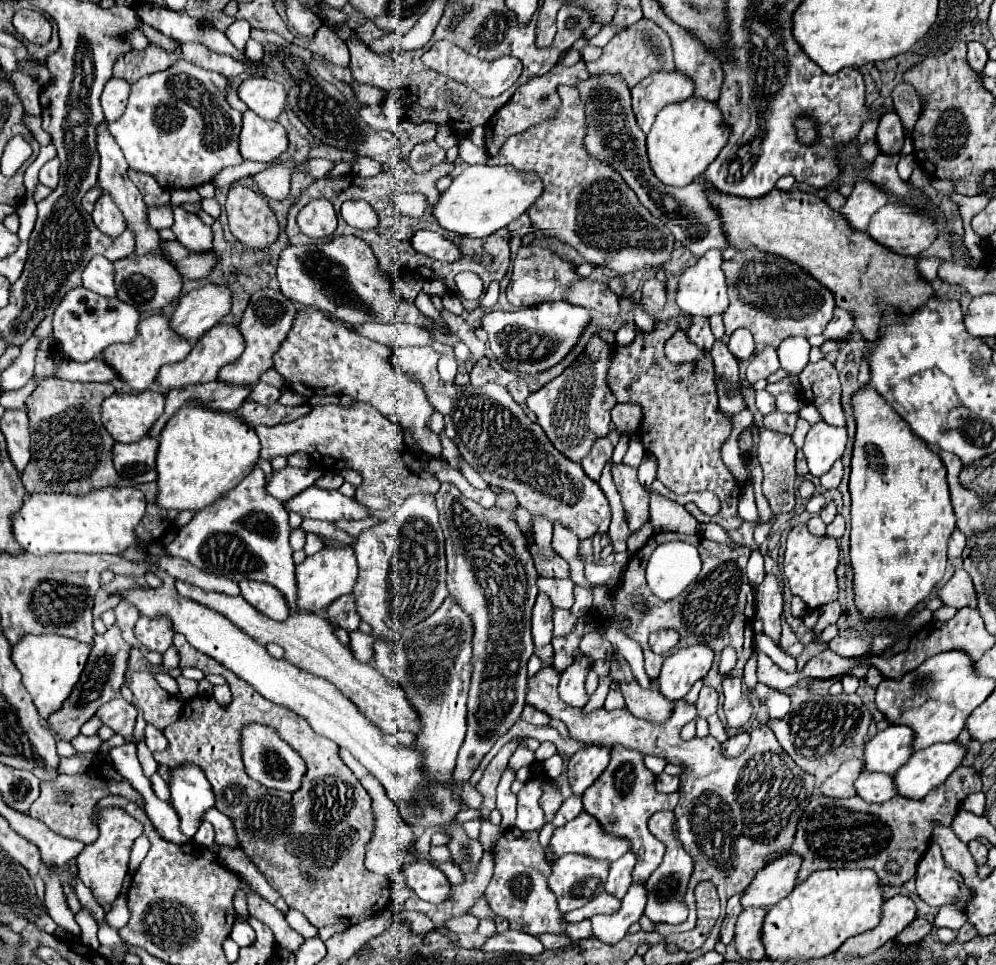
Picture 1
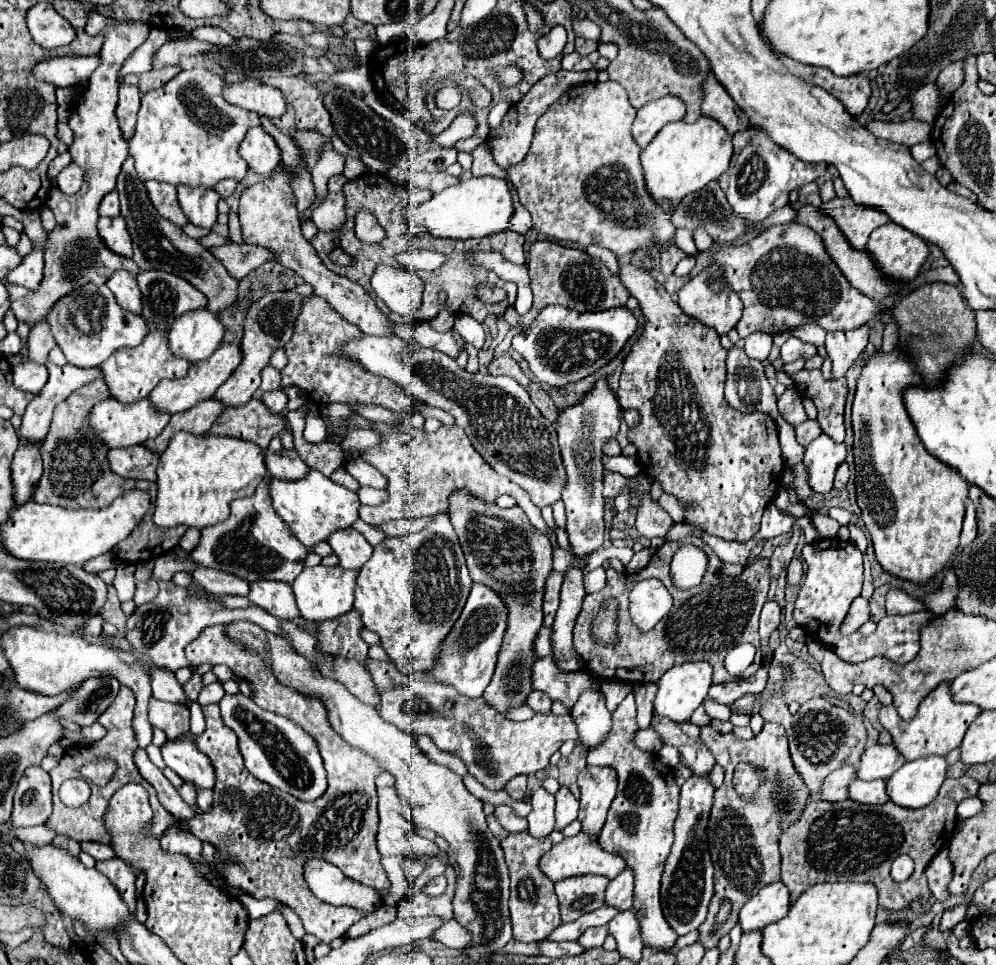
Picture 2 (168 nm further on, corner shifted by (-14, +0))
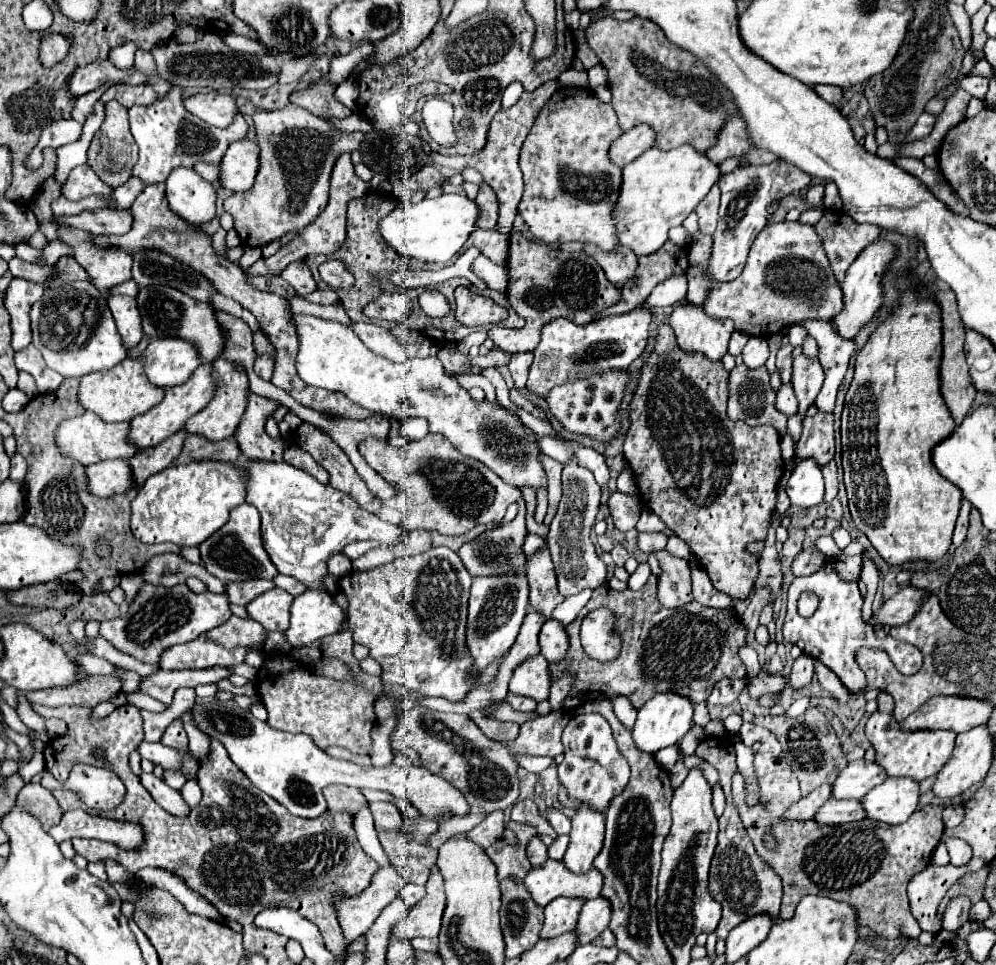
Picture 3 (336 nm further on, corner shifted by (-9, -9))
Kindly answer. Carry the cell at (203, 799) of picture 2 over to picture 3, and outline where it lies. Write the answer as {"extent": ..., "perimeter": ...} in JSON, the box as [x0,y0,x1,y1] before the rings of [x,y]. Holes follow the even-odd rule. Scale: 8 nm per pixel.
{"extent":[181,778,202,809],"perimeter":[[[194,778],[188,780],[182,787],[181,794],[190,809],[196,807],[202,798],[202,792],[198,785],[197,779]]]}

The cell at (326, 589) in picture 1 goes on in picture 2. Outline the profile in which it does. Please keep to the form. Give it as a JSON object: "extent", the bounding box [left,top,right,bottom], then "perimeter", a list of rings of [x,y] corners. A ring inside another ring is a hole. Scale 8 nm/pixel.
{"extent":[292,565,358,623],"perimeter":[[[340,565],[338,567],[312,567],[304,569],[296,581],[292,583],[294,595],[296,595],[296,605],[300,609],[300,617],[304,621],[320,623],[326,619],[336,619],[344,613],[348,613],[354,605],[354,585],[356,585],[356,575],[358,571],[346,571]]]}

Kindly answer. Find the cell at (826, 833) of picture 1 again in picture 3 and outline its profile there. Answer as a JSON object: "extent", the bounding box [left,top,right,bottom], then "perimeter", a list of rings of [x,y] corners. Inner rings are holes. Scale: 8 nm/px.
{"extent":[731,722,947,938],"perimeter":[[[749,722],[741,726],[739,734],[746,746],[752,746],[758,741],[761,743],[753,762],[759,786],[759,802],[752,807],[746,805],[747,784],[739,770],[733,776],[731,796],[748,835],[755,842],[757,852],[775,868],[783,880],[783,902],[779,918],[789,920],[803,896],[817,894],[851,902],[859,910],[859,924],[869,926],[881,938],[917,938],[921,928],[909,910],[907,884],[929,864],[935,846],[941,842],[941,834],[945,830],[941,814],[947,804],[927,804],[903,824],[885,824],[869,818],[837,826],[821,826],[813,820],[787,822],[783,814],[801,798],[801,792],[799,780],[795,778],[791,766],[787,766],[777,738],[769,730]],[[765,834],[773,836],[773,850],[767,848],[767,842],[763,840]]]}

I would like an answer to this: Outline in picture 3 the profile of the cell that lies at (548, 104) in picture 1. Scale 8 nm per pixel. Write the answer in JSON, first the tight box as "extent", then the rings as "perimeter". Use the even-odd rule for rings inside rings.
{"extent":[429,80,559,234],"perimeter":[[[551,80],[545,82],[543,86],[539,86],[533,92],[523,92],[519,102],[507,110],[501,110],[495,114],[495,118],[491,120],[491,128],[487,134],[487,144],[483,150],[479,150],[473,156],[443,156],[439,152],[429,152],[429,160],[433,164],[439,166],[447,166],[453,170],[461,170],[465,166],[471,166],[475,170],[479,170],[483,174],[483,180],[497,192],[499,196],[499,232],[507,234],[513,228],[513,220],[517,216],[517,204],[521,200],[523,194],[523,172],[519,168],[519,154],[521,154],[521,146],[525,142],[525,136],[529,134],[535,118],[541,114],[541,110],[545,108],[545,104],[551,100],[551,96],[555,94],[555,90],[559,90],[559,82]]]}

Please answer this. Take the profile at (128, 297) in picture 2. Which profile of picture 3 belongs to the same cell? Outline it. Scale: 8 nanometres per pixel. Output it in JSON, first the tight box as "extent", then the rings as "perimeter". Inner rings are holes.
{"extent":[107,296,143,348],"perimeter":[[[109,296],[107,298],[109,310],[115,318],[117,330],[123,336],[125,348],[133,348],[139,344],[143,330],[141,330],[141,316],[137,310],[137,302],[131,296]]]}

